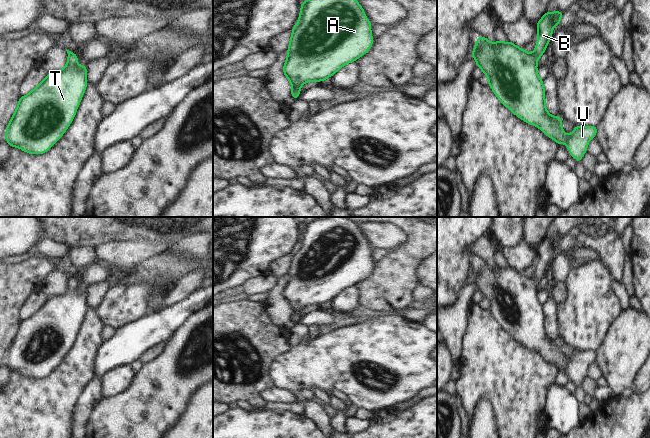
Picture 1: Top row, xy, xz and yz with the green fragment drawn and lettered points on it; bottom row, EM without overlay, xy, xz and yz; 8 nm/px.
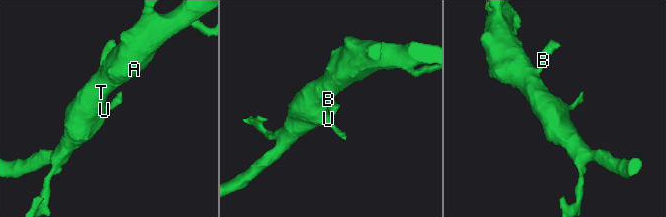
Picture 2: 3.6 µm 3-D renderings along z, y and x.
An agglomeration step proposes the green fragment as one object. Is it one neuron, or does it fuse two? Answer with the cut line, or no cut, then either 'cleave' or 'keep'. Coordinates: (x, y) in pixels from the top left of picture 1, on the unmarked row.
no cut; keep

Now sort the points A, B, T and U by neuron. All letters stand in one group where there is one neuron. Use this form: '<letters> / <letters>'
A B T U

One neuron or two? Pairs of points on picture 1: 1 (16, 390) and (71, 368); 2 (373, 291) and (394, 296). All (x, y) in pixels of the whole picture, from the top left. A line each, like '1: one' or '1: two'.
1: one
2: one

